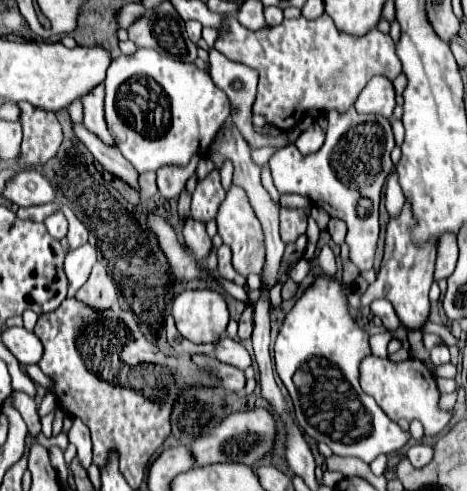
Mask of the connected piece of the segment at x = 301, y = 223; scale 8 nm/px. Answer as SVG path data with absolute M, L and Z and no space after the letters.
M280 207L280 235L284 243L294 243L298 235L306 233L306 211Z

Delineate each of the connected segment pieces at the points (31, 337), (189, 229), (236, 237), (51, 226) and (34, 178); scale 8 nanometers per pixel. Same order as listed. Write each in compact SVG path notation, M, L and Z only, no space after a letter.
M12 327L2 333L2 343L12 351L20 365L36 365L42 359L42 343L32 331L24 327Z
M188 219L184 223L184 241L198 261L204 261L212 251L212 241L206 235L204 223L198 223L194 219Z
M232 185L230 193L226 195L226 199L220 203L218 215L216 215L216 223L218 223L218 235L222 237L222 241L232 249L232 263L234 269L240 275L250 275L250 273L262 273L264 267L264 241L262 241L262 229L260 229L260 221L254 215L250 203L248 203L248 195L242 187Z
M56 211L54 215L50 215L50 219L44 221L44 225L48 227L48 233L60 241L62 237L66 237L66 231L68 231L68 223L66 223L66 217L62 211Z
M38 171L16 173L4 185L2 197L16 203L16 205L20 205L20 207L30 207L30 205L56 201L56 193L54 193L52 185Z

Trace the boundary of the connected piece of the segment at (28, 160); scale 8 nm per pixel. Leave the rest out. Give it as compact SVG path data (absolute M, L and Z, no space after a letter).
M18 103L22 109L22 153L20 165L40 165L56 155L62 143L62 127L52 111L38 109L30 103Z

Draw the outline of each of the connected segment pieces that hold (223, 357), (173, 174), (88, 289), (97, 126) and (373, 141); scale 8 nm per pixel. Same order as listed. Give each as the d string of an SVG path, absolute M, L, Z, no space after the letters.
M230 337L216 341L216 353L214 355L216 355L218 361L228 363L228 365L234 365L234 367L238 367L242 371L252 365L252 357L246 351L246 347L240 341L230 339Z
M194 157L186 167L162 167L158 171L158 191L164 199L174 199L178 197L184 187L186 181L194 175L194 169L198 165L198 157Z
M96 263L88 281L78 289L76 299L92 309L110 309L116 303L116 285L102 263Z
M104 85L94 87L88 95L82 97L84 103L84 127L92 131L100 141L104 141L108 147L114 147L114 137L110 135L106 127L106 119L102 115L102 99L104 99Z
M354 107L346 113L330 111L326 143L314 155L300 155L294 145L278 149L270 157L270 169L276 189L284 193L298 193L308 197L314 205L324 209L348 225L346 243L350 247L350 261L360 269L372 269L378 241L378 203L388 173L394 171L390 151L394 149L394 135L386 117L360 115Z

